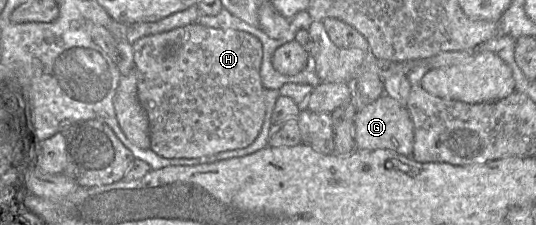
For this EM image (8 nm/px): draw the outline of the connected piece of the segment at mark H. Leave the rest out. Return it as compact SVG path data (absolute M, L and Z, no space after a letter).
M198 22L144 36L132 44L137 96L149 121L150 149L160 157L196 158L242 149L258 136L265 117L260 78L263 57L258 38L244 31L207 27Z

